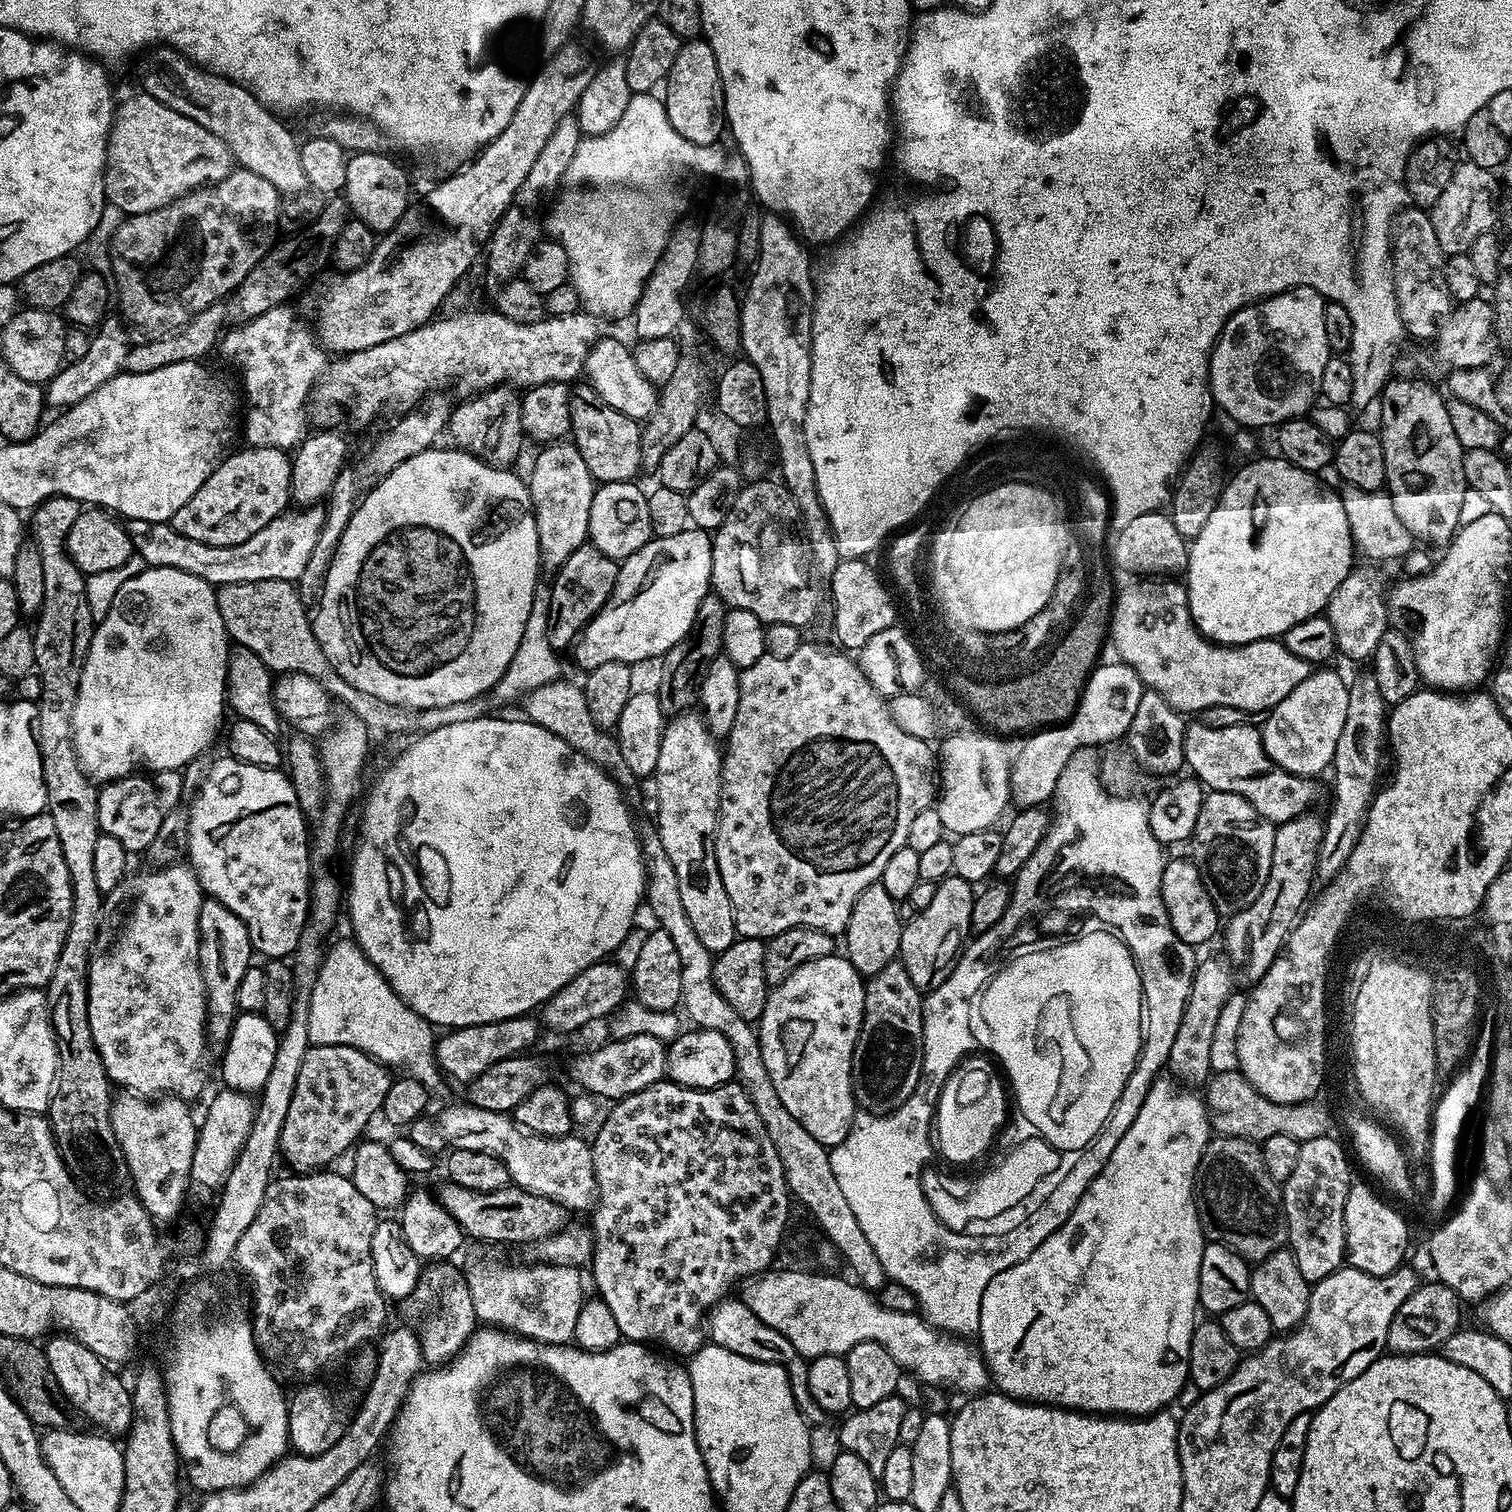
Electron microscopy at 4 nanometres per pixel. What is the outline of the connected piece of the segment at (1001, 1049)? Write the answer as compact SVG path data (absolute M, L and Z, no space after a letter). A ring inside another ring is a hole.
M1089 930L1075 938L1068 938L1065 944L1060 944L1057 948L1041 947L1032 956L1024 955L1024 959L1015 960L1006 972L997 971L992 981L984 987L982 1018L986 1018L987 1035L992 1038L990 1051L996 1055L1007 1083L1012 1085L1012 1092L1018 1103L1023 1105L1030 1122L1039 1126L1048 1135L1048 1139L1065 1146L1042 1147L1046 1152L1044 1158L1020 1158L1020 1162L1034 1162L1014 1170L1014 1180L1024 1178L1022 1182L1028 1182L1030 1186L1024 1194L1012 1200L1004 1198L1004 1164L1012 1156L1012 1140L1026 1142L1032 1136L1024 1136L1024 1132L1016 1132L1016 1136L980 1136L980 1124L976 1124L976 1132L972 1132L972 1116L976 1116L976 1120L980 1120L980 1116L992 1116L992 1112L980 1112L980 1108L972 1112L972 1100L980 1100L980 1096L984 1096L984 1100L992 1100L992 1092L996 1092L996 1079L999 1076L976 1076L980 1092L972 1092L972 1076L960 1076L960 1108L924 1108L924 1096L920 1096L920 1091L915 1089L905 1104L891 1114L857 1111L852 1117L852 1129L847 1138L837 1148L831 1149L830 1166L842 1190L842 1198L846 1198L850 1210L854 1212L862 1234L866 1234L866 1242L874 1246L874 1254L878 1254L878 1262L882 1262L889 1281L906 1286L906 1290L913 1292L918 1301L919 1315L945 1334L972 1338L979 1333L982 1290L986 1290L990 1278L1022 1262L1022 1258L1030 1255L1046 1238L1050 1238L1050 1234L1054 1234L1054 1230L1066 1223L1069 1214L1084 1196L1084 1191L1091 1186L1092 1179L1104 1169L1110 1154L1114 1154L1114 1146L1118 1146L1122 1134L1126 1134L1134 1118L1138 1118L1138 1110L1142 1108L1148 1087L1157 1079L1158 1073L1153 1068L1150 1068L1148 1074L1135 1068L1142 1043L1144 1006L1144 988L1140 984L1136 959L1119 935L1108 930L1100 931ZM1131 1067L1134 1068L1132 1084L1124 1087L1124 1100L1116 1104L1116 1112L1112 1112L1108 1128L1099 1132L1100 1140L1093 1140L1092 1148L1084 1156L1072 1156L1072 1164L1068 1164L1068 1147L1075 1147L1094 1138ZM958 1144L964 1144L964 1160L970 1162L948 1162L962 1160ZM931 1175L964 1178L964 1184L976 1184L970 1188L970 1194L976 1194L976 1200L1004 1198L1002 1246L994 1246L1000 1244L1000 1239L964 1240L963 1237L945 1232L943 1219L934 1208L932 1213L932 1208L924 1197L924 1184ZM970 1246L984 1246L984 1254L980 1250L976 1250L976 1254L968 1254Z

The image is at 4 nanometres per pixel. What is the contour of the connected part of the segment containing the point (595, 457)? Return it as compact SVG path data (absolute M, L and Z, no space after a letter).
M587 382L575 385L572 397L566 400L568 406L568 426L570 439L578 446L578 454L582 454L582 462L586 462L586 470L590 470L593 481L600 484L635 481L636 471L641 471L640 462L640 430L641 425L631 420L626 414L614 410L614 406L606 406L602 398Z

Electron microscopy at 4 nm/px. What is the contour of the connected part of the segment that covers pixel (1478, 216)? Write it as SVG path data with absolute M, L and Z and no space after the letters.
M1471 162L1457 163L1454 178L1450 178L1446 190L1442 190L1442 198L1438 198L1438 202L1434 202L1430 210L1434 234L1438 234L1438 246L1442 246L1445 257L1467 252L1470 246L1474 246L1474 238L1493 231L1497 227L1495 224L1496 220L1498 224L1498 213L1501 208L1502 189L1497 173L1491 168L1483 168Z

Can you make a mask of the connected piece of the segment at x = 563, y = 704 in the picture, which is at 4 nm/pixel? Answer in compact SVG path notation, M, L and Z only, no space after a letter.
M558 679L533 688L523 701L525 717L532 723L550 730L556 736L567 742L572 749L578 750L588 760L594 762L604 770L625 791L625 800L629 808L636 810L642 802L642 794L638 788L639 777L636 777L632 769L627 765L623 755L620 753L619 744L615 737L607 730L598 727L590 714L589 706L586 705L586 698L583 689L579 685L572 685L564 682L565 679Z

